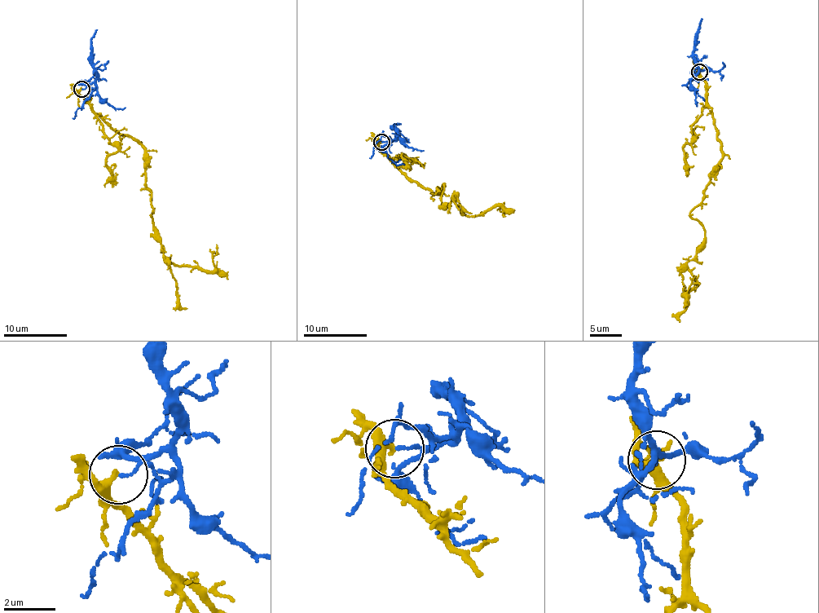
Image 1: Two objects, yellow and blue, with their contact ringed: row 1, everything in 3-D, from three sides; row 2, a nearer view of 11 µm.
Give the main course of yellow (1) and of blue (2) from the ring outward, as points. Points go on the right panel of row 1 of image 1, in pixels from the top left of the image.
1: (698, 71), (721, 158), (690, 212), (705, 240), (686, 266), (698, 283), (683, 294), (698, 275)
2: (698, 71), (694, 35), (702, 19)

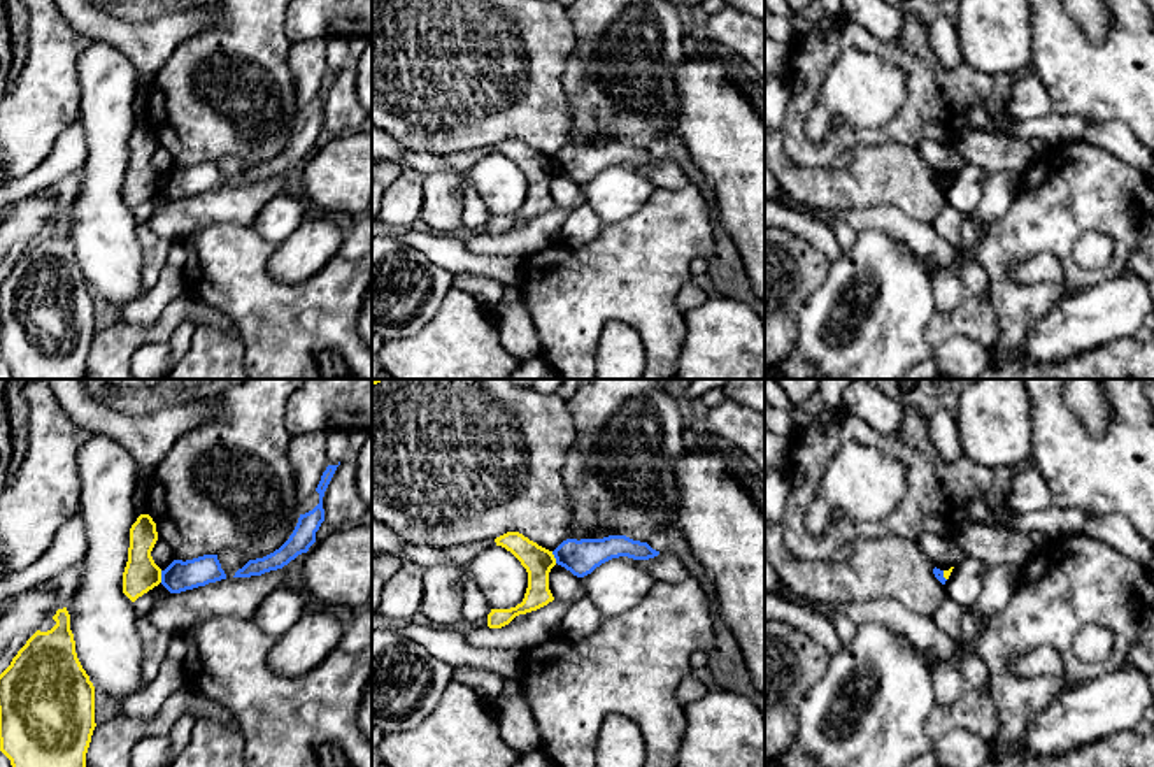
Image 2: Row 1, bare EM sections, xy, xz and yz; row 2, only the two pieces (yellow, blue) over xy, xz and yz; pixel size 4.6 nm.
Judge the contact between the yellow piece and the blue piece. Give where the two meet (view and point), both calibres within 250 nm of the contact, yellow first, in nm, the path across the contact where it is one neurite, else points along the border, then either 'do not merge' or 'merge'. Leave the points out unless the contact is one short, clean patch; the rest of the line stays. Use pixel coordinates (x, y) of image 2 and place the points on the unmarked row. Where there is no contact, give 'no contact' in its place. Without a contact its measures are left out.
xy (160, 183) | 160/140 nm | along xy (160, 178), (162, 188) | do not merge

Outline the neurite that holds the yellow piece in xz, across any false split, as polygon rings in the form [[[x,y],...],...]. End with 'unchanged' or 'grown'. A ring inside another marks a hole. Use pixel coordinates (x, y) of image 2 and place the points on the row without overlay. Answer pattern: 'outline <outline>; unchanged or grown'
outline [[[507,139],[495,146],[496,153],[510,158],[528,179],[528,195],[521,211],[510,216],[491,216],[489,235],[502,235],[516,223],[537,218],[554,207],[549,197],[549,179],[556,172],[552,158],[538,153],[519,139]]]; unchanged

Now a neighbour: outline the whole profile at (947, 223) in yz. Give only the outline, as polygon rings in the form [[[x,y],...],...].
[[[945,204],[942,212],[933,219],[931,225],[942,237],[945,237],[954,246],[959,246],[961,226],[966,218],[973,221],[972,214],[963,214],[961,211],[952,209]]]

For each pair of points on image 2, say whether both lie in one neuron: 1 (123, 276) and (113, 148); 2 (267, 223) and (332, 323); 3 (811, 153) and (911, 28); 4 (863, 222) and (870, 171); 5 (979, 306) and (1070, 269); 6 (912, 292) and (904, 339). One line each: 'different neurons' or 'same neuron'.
1: same neuron
2: different neurons
3: same neuron
4: different neurons
5: different neurons
6: same neuron

